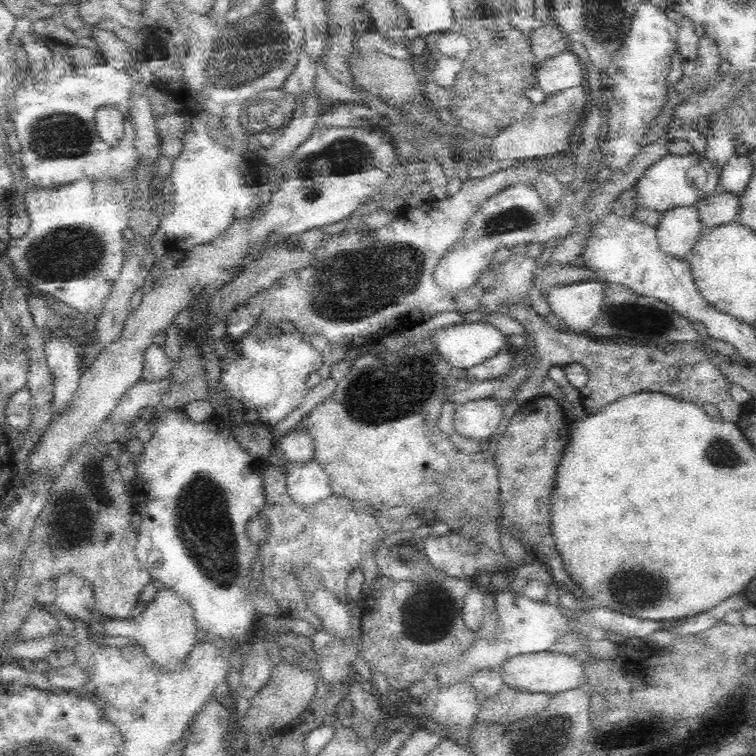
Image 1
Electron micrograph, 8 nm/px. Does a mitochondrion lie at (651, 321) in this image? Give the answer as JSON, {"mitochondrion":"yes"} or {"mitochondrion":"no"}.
{"mitochondrion":"yes"}

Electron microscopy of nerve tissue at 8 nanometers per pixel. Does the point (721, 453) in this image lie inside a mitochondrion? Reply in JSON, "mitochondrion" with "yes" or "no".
{"mitochondrion":"yes"}

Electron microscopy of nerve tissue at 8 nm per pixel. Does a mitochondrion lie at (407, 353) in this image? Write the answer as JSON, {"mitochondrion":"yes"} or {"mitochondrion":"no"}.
{"mitochondrion":"no"}

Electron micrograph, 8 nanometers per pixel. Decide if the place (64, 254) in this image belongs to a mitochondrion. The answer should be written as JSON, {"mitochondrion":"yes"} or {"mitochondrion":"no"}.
{"mitochondrion":"yes"}

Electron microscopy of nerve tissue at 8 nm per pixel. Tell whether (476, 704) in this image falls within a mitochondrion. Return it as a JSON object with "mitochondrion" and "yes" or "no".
{"mitochondrion":"no"}

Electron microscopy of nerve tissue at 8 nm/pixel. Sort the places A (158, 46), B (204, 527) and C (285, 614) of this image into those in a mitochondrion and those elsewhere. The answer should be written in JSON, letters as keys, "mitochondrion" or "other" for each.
{"A":"other","B":"mitochondrion","C":"other"}

